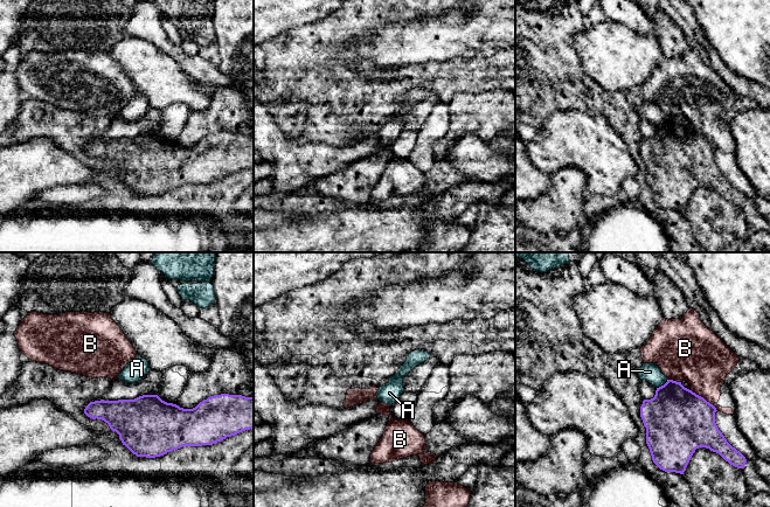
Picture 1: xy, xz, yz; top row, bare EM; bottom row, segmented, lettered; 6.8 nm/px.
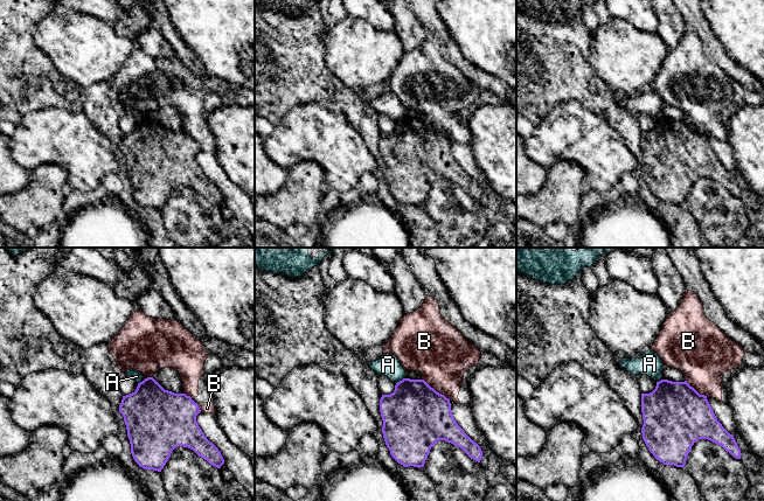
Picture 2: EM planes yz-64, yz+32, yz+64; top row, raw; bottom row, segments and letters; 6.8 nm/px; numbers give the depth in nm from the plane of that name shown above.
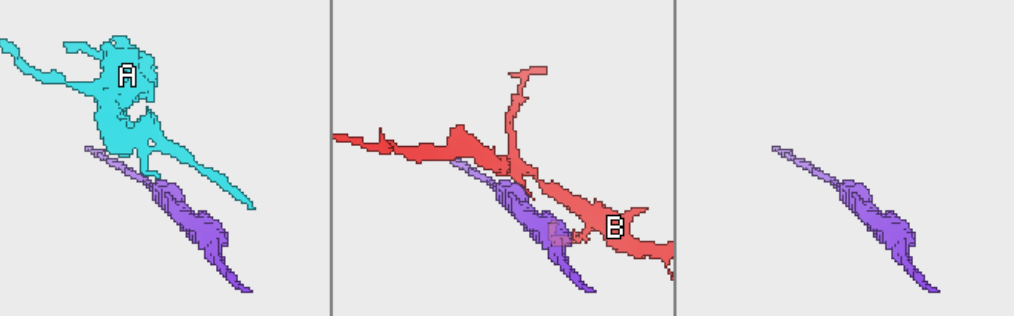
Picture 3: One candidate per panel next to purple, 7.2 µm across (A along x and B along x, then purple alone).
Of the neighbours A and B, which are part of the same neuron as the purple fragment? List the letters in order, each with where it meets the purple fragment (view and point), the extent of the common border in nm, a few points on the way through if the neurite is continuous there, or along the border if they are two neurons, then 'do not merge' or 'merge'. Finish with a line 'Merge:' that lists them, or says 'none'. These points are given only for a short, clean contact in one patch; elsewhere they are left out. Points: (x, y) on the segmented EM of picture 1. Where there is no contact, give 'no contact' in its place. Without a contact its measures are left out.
A: yz (661, 386) | 100 nm | along yz (667, 380), (657, 388) | do not merge
B: yz (700, 396) | 190 nm | do not merge
Merge: none

